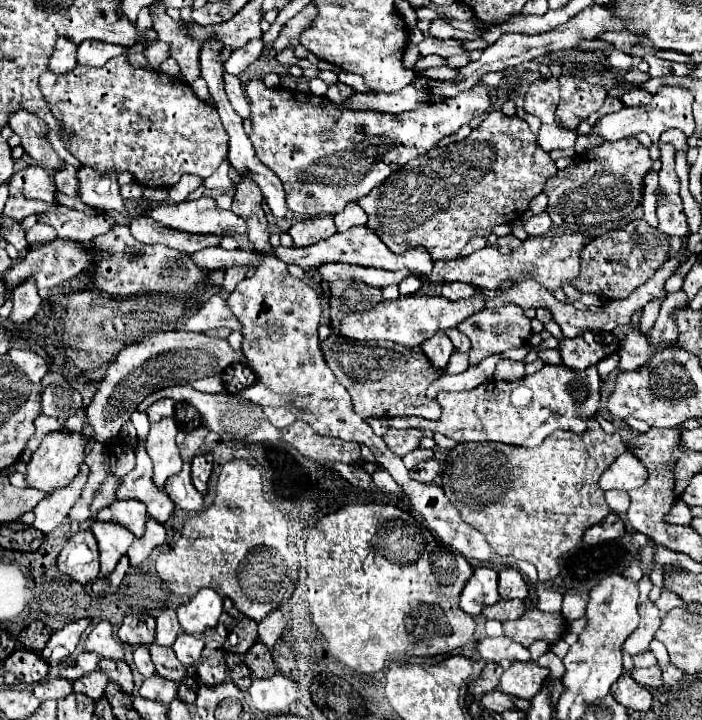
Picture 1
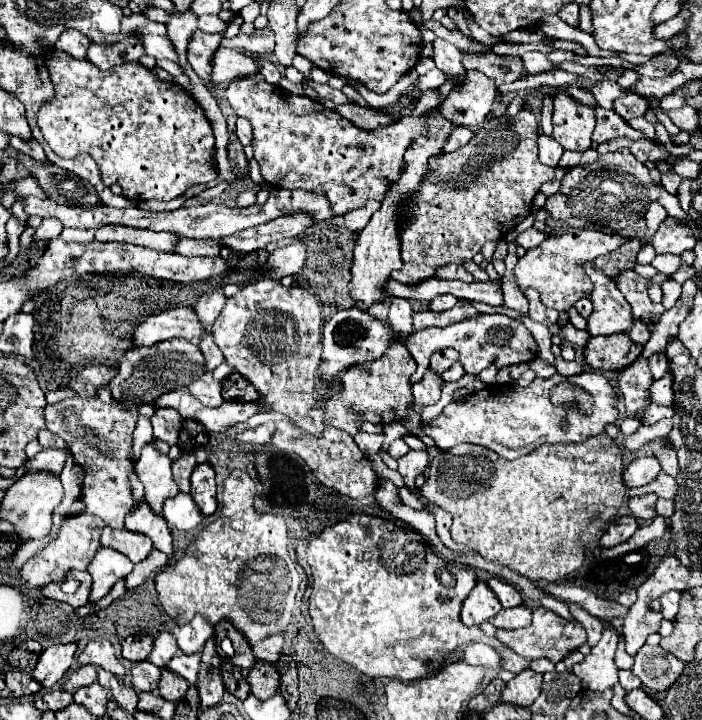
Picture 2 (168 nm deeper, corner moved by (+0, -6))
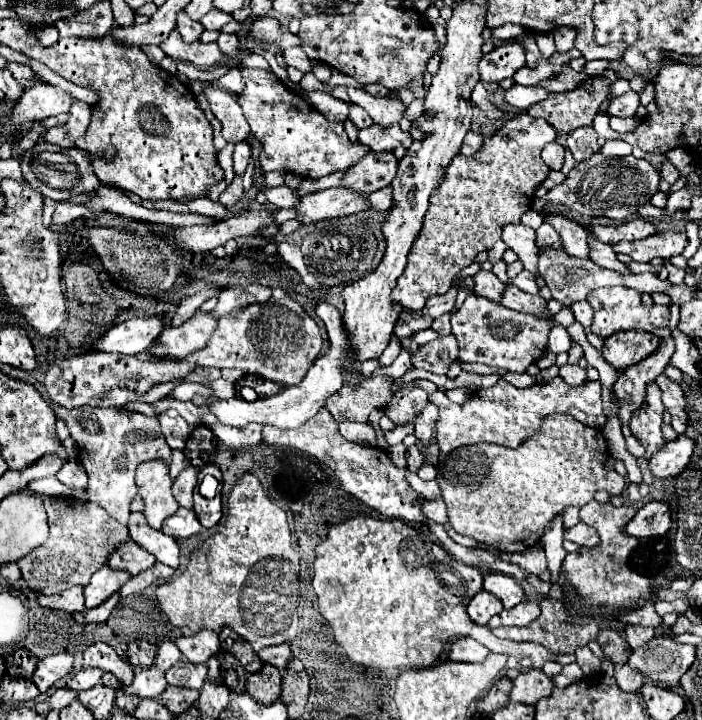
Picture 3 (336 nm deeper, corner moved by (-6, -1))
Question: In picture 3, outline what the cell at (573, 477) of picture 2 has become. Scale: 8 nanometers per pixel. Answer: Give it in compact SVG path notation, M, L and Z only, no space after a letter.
M553 413L541 423L541 431L525 441L519 449L507 449L501 445L477 443L459 447L447 455L439 457L437 477L441 497L445 495L445 505L449 521L457 533L467 535L479 543L495 547L505 553L521 553L539 543L545 525L567 505L585 505L593 499L595 491L605 489L609 495L621 495L625 489L625 477L615 469L607 469L605 461L609 457L607 441L603 433L595 427L583 427L571 415Z

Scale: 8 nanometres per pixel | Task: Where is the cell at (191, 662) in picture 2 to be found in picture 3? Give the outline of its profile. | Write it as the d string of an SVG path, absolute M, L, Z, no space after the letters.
M181 661L175 667L167 671L167 683L169 685L179 685L179 687L189 687L189 689L201 689L203 681L207 679L207 665L195 665Z

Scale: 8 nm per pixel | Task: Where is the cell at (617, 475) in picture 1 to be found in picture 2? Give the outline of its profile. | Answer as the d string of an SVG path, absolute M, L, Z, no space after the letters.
M645 456L645 458L637 458L633 460L625 474L623 480L627 484L627 488L635 488L635 486L645 486L649 482L653 482L657 478L657 474L661 472L661 464L655 456Z

